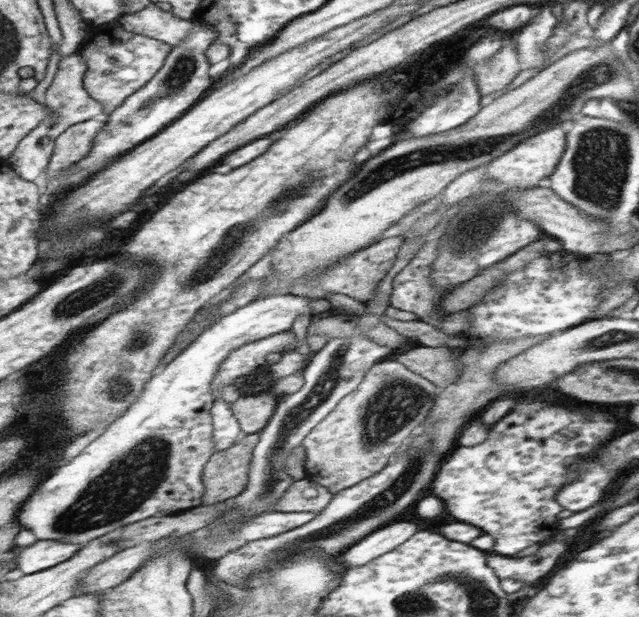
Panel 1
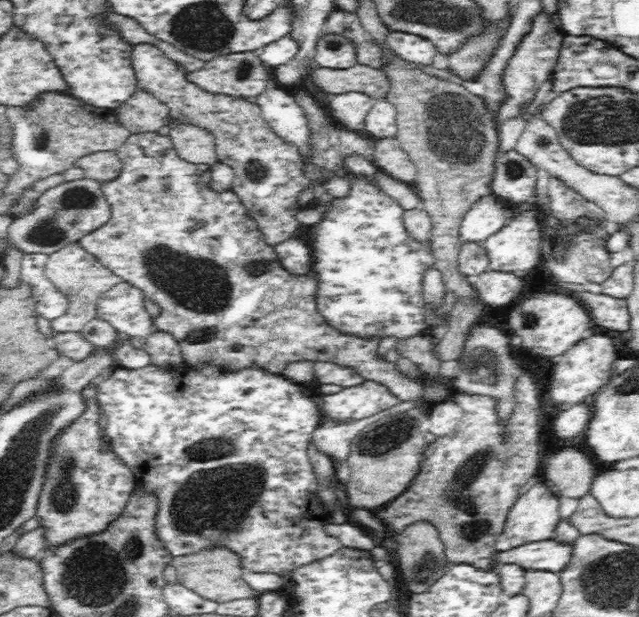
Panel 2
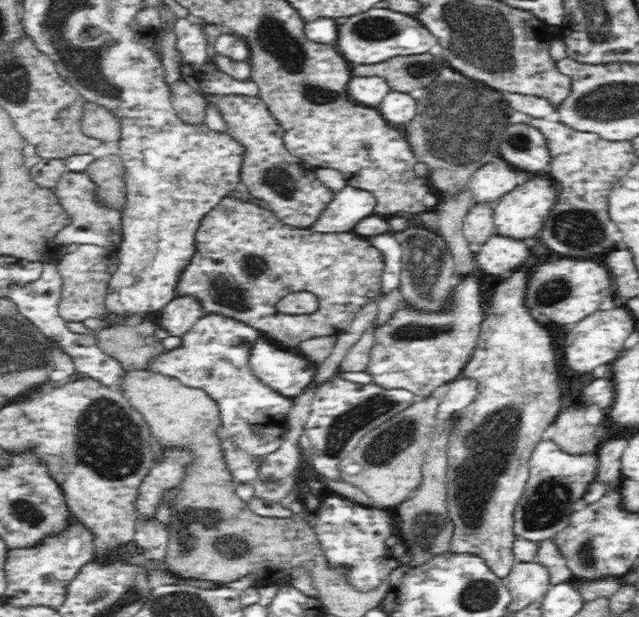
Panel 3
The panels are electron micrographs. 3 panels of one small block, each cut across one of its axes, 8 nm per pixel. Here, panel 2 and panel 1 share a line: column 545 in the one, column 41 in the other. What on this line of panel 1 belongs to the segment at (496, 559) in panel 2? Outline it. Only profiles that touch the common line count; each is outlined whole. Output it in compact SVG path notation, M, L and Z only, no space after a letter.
M41 540L27 547L15 547L17 570L28 575L56 567L73 558L82 548L83 545L66 544L57 540Z

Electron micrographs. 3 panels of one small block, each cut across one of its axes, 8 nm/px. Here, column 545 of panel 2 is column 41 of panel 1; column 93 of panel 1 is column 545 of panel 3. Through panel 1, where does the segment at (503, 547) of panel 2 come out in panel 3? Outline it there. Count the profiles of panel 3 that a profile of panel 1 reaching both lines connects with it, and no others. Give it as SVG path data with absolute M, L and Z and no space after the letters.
M540 441L531 456L530 474L515 508L513 531L517 539L540 543L553 540L557 532L566 528L570 515L580 506L582 496L596 477L598 460L596 453L567 455L550 441Z

